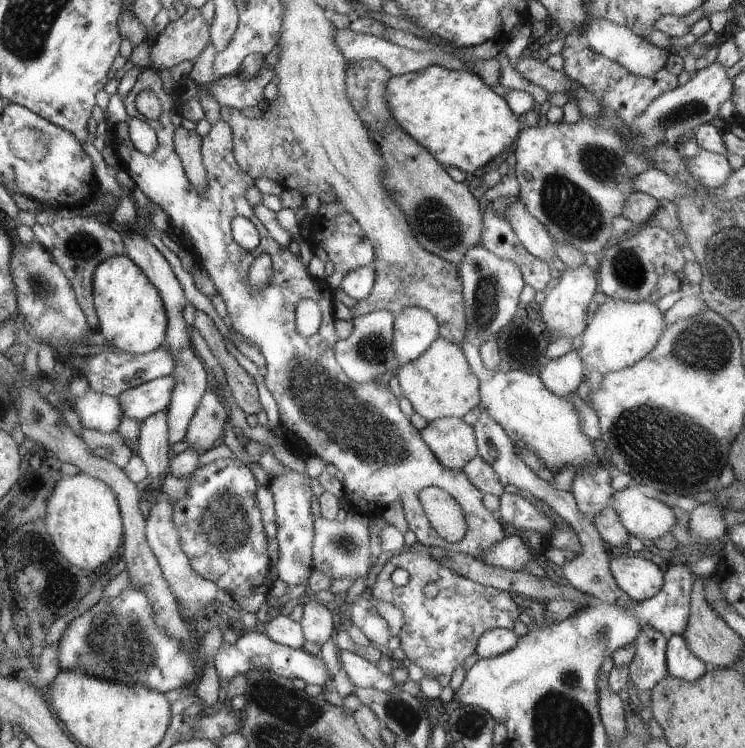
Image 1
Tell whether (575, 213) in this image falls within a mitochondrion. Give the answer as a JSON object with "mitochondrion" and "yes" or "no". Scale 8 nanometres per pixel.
{"mitochondrion":"yes"}

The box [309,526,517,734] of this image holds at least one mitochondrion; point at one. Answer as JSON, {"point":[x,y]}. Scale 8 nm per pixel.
{"point":[402,713]}

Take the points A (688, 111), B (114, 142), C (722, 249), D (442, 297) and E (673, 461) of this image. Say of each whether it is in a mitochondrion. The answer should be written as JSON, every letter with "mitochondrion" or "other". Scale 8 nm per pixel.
{"A":"mitochondrion","B":"other","C":"mitochondrion","D":"other","E":"mitochondrion"}

